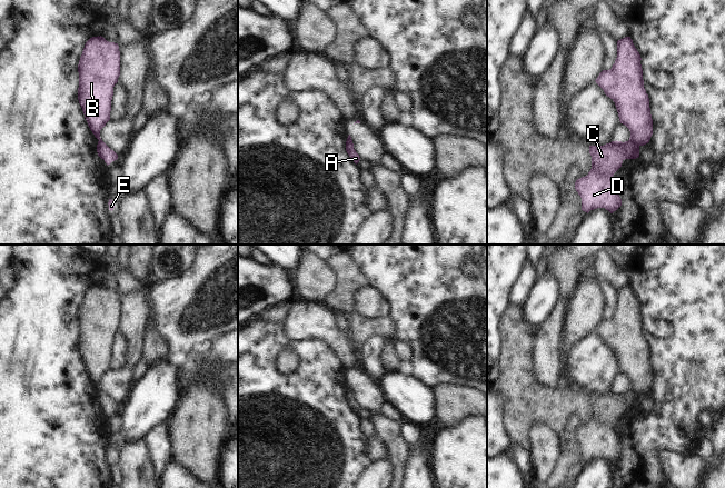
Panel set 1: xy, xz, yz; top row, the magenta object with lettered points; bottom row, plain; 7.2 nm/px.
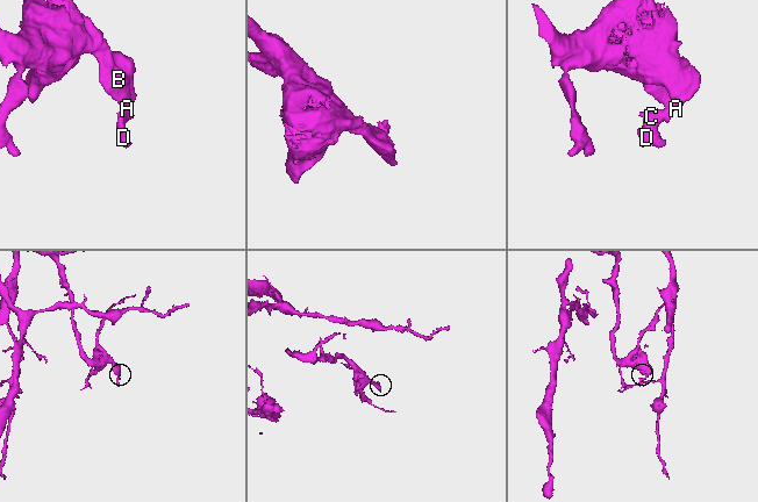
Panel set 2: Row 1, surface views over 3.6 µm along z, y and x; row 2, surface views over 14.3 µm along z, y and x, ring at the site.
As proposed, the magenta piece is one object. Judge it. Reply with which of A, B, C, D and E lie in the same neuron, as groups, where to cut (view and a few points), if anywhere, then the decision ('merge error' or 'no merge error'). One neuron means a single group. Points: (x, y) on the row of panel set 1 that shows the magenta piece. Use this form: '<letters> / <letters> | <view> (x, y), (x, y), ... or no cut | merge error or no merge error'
A B / C D E | yz (629, 139), (638, 146) | merge error

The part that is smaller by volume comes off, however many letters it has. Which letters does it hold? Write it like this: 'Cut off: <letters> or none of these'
Cut off: C, D, E

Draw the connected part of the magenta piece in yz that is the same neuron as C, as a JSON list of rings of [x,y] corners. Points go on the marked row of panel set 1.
[[[616,140],[604,146],[589,146],[589,153],[592,169],[575,182],[575,189],[582,198],[582,210],[588,213],[605,208],[613,213],[622,206],[619,189],[613,176],[625,159],[639,157],[639,146],[630,140]]]

